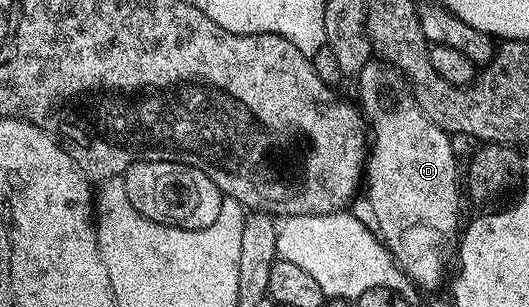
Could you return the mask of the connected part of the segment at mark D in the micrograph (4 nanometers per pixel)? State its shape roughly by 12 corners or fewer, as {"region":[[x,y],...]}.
{"region":[[369,61],[363,178],[376,233],[422,291],[458,249],[450,135]]}

